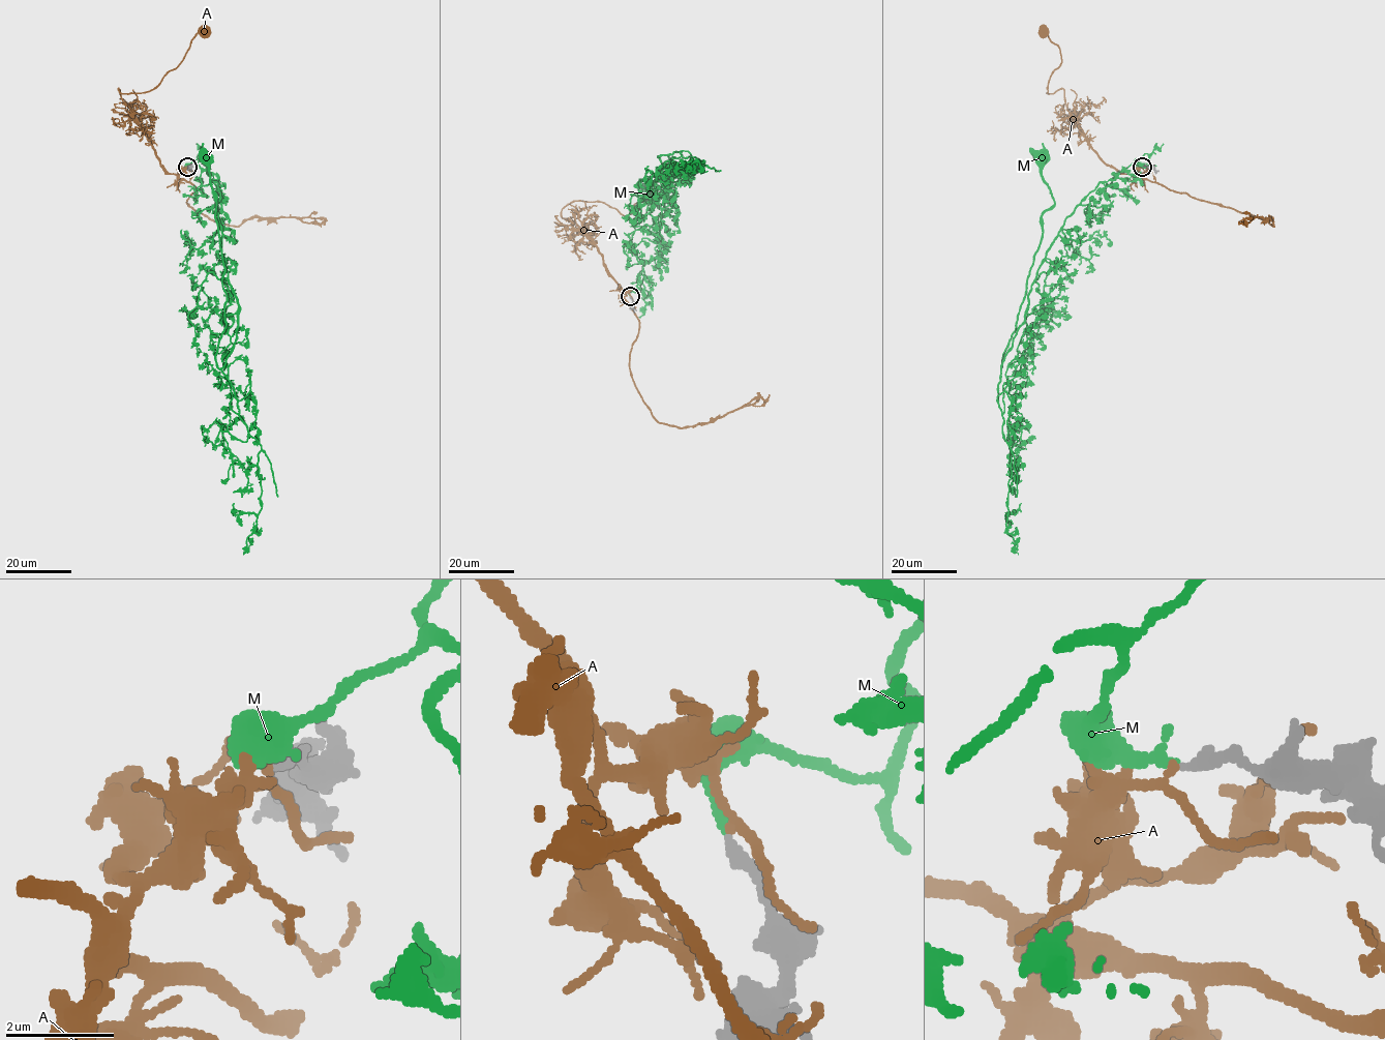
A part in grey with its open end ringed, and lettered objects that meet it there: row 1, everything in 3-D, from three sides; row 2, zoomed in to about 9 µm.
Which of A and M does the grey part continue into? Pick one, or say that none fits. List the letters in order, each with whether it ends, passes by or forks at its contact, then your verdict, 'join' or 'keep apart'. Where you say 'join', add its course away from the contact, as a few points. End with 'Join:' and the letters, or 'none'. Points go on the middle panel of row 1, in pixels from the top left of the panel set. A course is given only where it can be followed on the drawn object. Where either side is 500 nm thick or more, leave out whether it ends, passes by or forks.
A: it passes by | keep apart
M: it ends | join | via (630, 296), (659, 255), (664, 202), (681, 181), (666, 155), (658, 156), (668, 178), (659, 208), (646, 194)
Join: M

